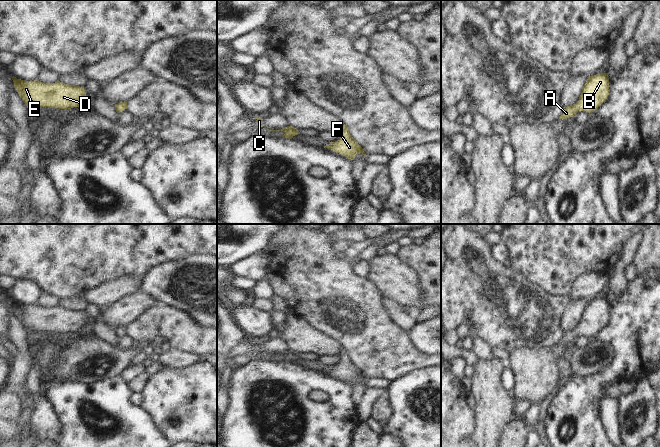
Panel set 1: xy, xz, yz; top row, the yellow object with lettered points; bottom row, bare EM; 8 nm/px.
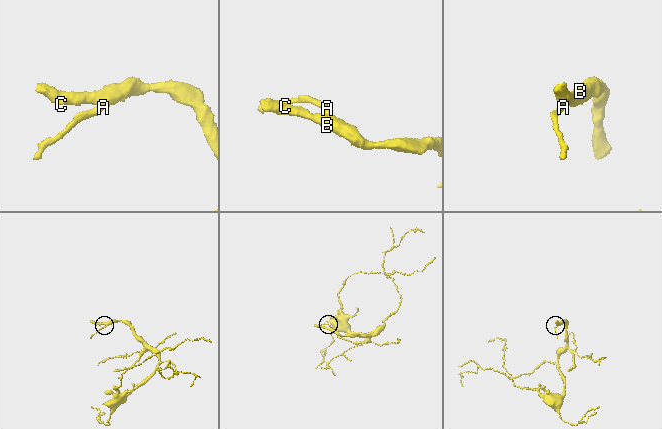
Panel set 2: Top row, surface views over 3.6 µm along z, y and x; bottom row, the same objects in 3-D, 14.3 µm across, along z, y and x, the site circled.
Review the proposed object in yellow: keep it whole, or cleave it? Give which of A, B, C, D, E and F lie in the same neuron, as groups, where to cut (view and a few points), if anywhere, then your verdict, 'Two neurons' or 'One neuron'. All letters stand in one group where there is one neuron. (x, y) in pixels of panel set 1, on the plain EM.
Groups: A B C D E F. No split. One neuron.

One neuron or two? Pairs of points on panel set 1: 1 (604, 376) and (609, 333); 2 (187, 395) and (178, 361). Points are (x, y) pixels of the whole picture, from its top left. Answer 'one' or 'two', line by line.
1: one
2: two

